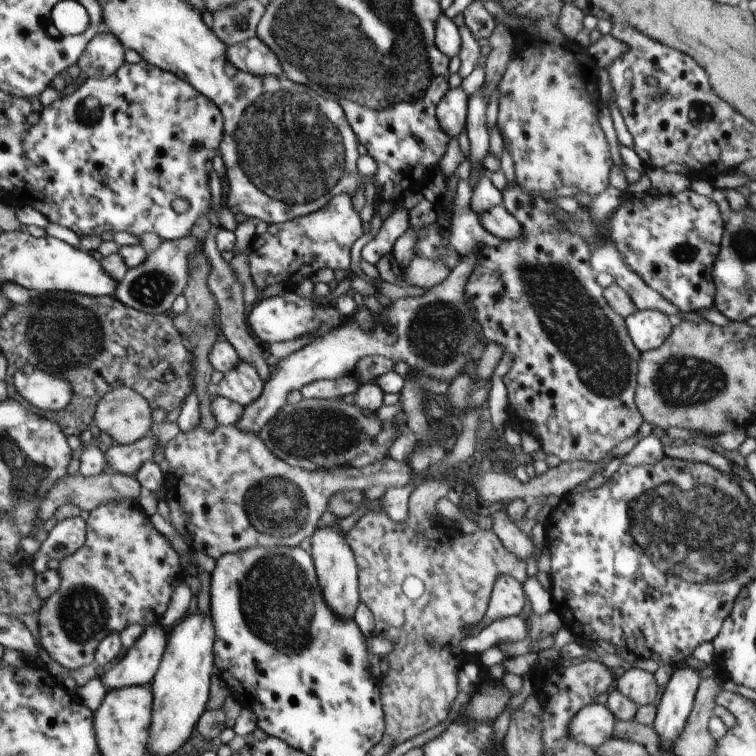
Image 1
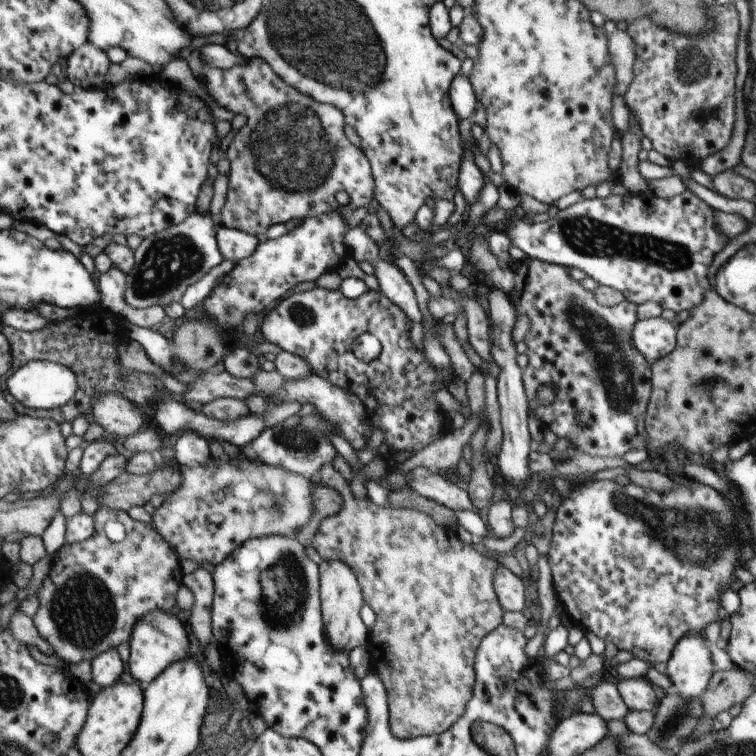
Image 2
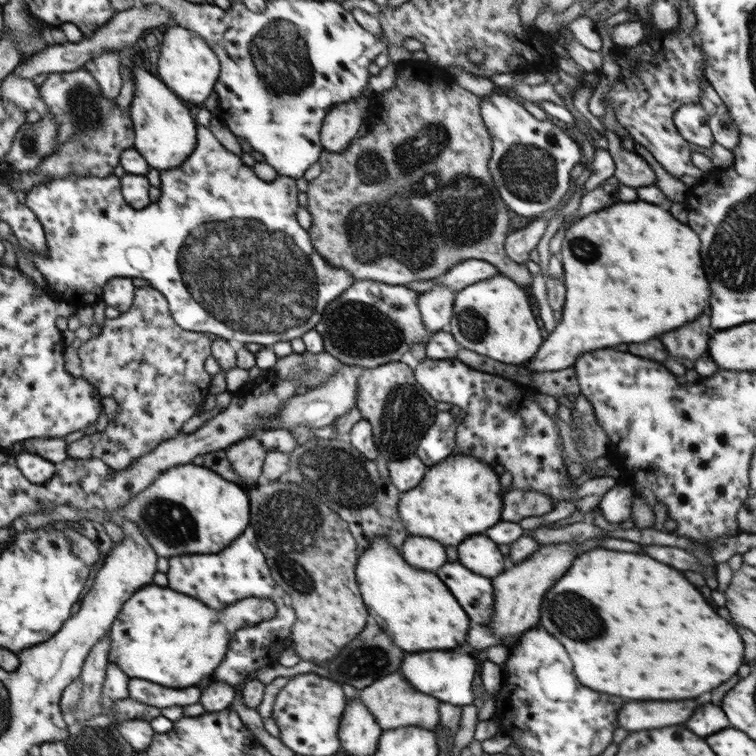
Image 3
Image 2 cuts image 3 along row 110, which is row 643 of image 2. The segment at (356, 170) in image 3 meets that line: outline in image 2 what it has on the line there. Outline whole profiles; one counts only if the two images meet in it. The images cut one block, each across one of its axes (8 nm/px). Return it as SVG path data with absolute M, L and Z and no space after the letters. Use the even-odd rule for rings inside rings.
M333 464L323 466L318 472L314 472L311 480L315 485L334 488L334 490L340 492L340 496L344 500L340 512L321 521L311 545L318 551L322 559L334 560L336 558L336 560L342 560L344 564L348 564L352 568L352 572L355 573L356 579L359 581L364 603L376 613L376 624L370 630L368 629L367 644L364 648L370 654L371 669L374 672L381 673L384 689L387 690L389 728L393 736L402 740L448 731L448 728L451 728L452 724L455 724L456 720L459 720L460 716L464 714L466 704L472 698L473 687L476 684L474 671L476 651L478 651L482 640L492 630L502 625L504 611L493 588L494 574L501 564L496 556L491 556L488 553L482 554L476 551L472 544L463 544L453 530L449 531L440 527L426 512L414 510L414 508L393 508L389 506L382 508L382 506L376 506L368 498L356 500L351 492L352 486L344 480L344 476L338 470L334 470Z

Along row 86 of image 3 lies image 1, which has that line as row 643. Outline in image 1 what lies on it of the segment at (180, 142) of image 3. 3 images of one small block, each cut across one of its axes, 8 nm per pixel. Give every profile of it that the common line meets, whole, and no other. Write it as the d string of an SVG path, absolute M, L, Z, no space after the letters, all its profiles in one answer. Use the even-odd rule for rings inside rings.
M162 624L146 626L135 645L129 648L122 660L101 677L110 689L150 684L158 674L167 647L168 635Z

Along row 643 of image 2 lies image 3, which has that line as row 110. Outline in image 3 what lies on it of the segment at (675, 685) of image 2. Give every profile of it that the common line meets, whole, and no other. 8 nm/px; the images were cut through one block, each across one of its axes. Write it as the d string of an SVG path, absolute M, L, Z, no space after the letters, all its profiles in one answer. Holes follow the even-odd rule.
M690 104L675 113L673 122L679 135L688 143L711 149L715 139L709 128L709 118L707 104Z

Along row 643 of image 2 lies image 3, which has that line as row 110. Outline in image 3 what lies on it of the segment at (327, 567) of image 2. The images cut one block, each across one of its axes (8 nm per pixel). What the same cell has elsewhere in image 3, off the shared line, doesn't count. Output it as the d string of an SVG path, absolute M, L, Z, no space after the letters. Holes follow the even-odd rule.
M356 97L349 102L336 104L324 118L318 132L323 149L330 152L344 151L348 143L357 138L360 126L365 121L369 97Z

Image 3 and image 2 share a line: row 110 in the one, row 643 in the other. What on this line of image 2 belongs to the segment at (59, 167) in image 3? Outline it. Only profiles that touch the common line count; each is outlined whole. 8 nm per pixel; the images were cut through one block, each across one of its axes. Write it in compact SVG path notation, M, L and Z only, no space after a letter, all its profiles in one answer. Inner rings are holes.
M99 506L92 518L94 534L90 538L65 546L51 557L50 572L37 593L40 608L33 617L39 636L50 644L54 654L68 664L92 661L110 648L130 644L140 620L154 611L172 612L176 609L176 594L182 584L182 568L176 552L151 524L132 520L125 511L108 506ZM108 522L120 522L126 529L126 536L118 542L110 540L105 530Z

